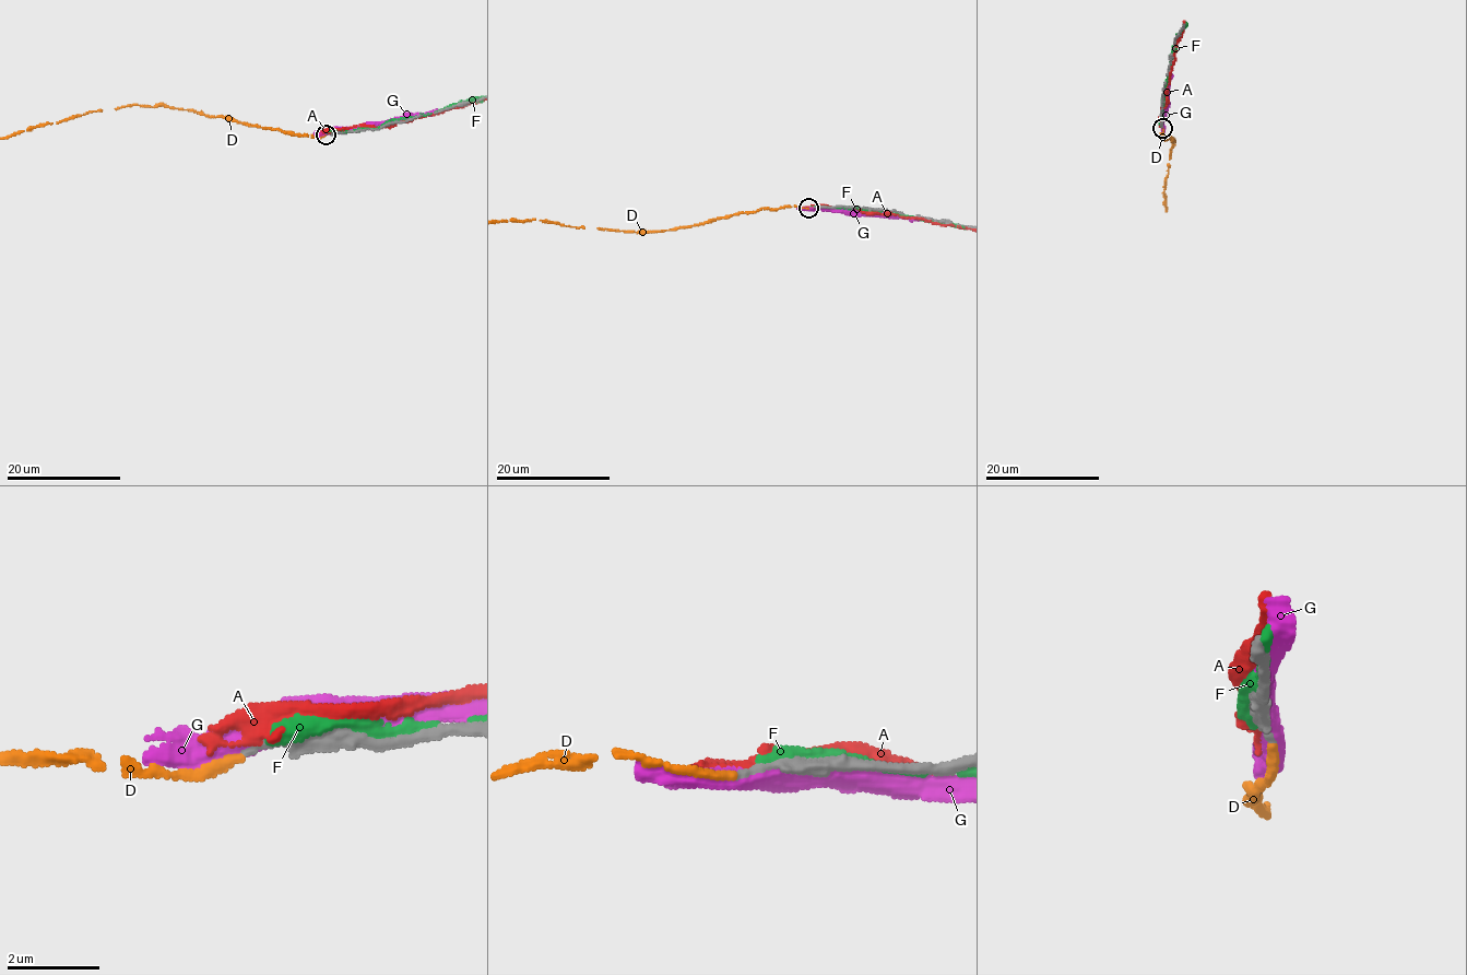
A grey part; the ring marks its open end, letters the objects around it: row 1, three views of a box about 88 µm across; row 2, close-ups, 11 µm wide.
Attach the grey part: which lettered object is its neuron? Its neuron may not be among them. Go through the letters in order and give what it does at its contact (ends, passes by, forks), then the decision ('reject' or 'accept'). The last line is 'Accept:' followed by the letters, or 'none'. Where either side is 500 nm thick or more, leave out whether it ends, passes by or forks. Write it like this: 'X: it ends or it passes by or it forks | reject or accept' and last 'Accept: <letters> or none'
A: it passes by | reject
D: it ends | accept
F: it passes by | reject
G: reject
Accept: D

